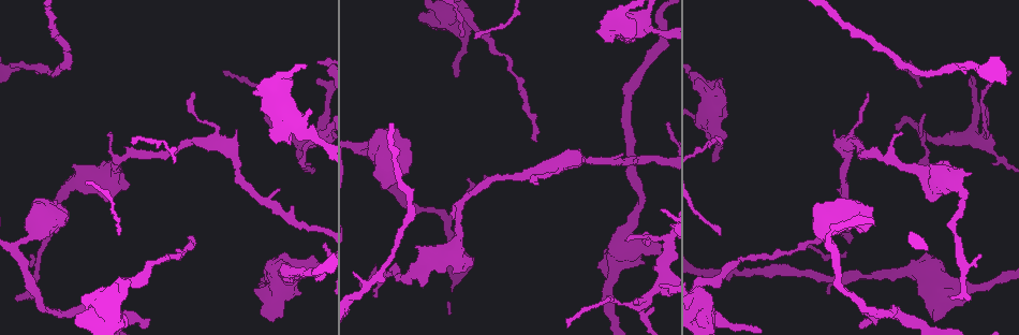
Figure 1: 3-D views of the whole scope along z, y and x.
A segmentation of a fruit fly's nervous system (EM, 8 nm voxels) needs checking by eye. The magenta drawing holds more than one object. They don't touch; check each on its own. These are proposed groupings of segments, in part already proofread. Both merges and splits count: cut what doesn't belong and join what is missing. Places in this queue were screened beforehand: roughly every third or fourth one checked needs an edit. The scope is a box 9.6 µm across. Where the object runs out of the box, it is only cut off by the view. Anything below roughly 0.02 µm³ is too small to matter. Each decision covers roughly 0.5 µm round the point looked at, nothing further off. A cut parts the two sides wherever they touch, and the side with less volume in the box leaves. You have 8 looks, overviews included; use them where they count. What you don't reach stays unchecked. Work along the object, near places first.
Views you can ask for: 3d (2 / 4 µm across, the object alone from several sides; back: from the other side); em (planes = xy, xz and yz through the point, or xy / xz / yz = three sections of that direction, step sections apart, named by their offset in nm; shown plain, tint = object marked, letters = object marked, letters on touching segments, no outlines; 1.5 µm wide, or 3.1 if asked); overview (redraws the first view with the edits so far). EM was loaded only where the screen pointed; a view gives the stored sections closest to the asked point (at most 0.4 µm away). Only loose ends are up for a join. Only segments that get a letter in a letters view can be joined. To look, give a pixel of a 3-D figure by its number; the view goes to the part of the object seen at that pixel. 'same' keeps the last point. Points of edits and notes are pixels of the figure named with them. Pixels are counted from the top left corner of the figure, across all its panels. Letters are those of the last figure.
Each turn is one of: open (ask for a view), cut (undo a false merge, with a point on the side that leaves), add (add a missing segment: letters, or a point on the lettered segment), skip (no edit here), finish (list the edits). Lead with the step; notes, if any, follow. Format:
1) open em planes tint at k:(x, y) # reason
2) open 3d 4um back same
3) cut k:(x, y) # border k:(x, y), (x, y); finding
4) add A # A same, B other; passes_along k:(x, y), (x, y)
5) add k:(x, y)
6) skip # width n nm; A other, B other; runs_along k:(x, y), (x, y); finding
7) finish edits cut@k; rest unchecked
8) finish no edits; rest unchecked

open 3d 2um at 1:(630, 303) # two arms in line, one across

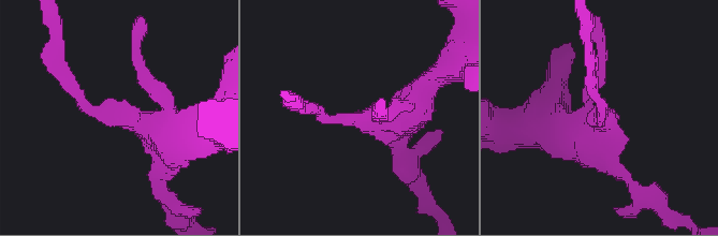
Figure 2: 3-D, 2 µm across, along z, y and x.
open em planes tint at 2:(603, 112)

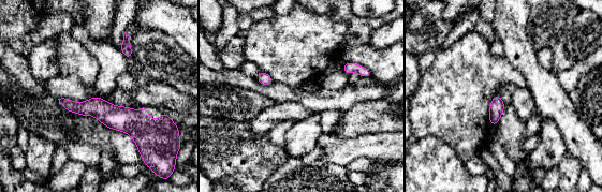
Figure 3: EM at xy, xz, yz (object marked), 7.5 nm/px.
open em planes letters same # see the neighbours

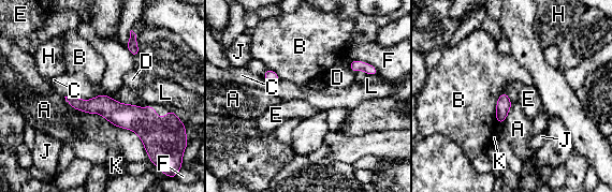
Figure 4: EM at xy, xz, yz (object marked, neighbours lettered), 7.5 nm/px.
skip # width 110 nm; A other, B other, C other, D other, E other, F other, H other, J other, K other, L other; continuous, no second neuron

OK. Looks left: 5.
open em planes letters at 1:(377, 294) # thin end

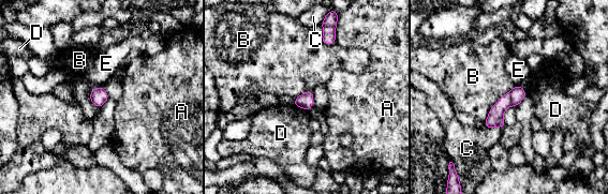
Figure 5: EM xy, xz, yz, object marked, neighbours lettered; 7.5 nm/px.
skip # longest_contact B 360 nm; A other, B other, C other, D other, E other; border 5:(516, 85), (490, 108), (484, 120); no lettered segment goes on from it

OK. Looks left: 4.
open em yz step 4 letters at 1:(725, 138)

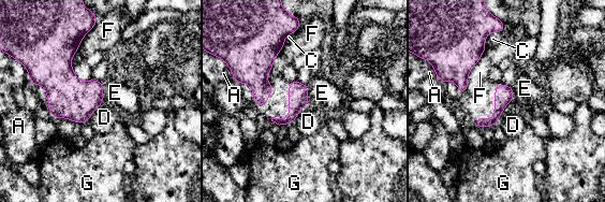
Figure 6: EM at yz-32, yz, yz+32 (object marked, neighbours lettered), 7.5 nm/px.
skip # A other, C other, D other, E other, F other, G other; border 6:(103, 100), (88, 120); no lettered segment goes on from it

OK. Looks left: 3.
finish no edits; rest unchecked

